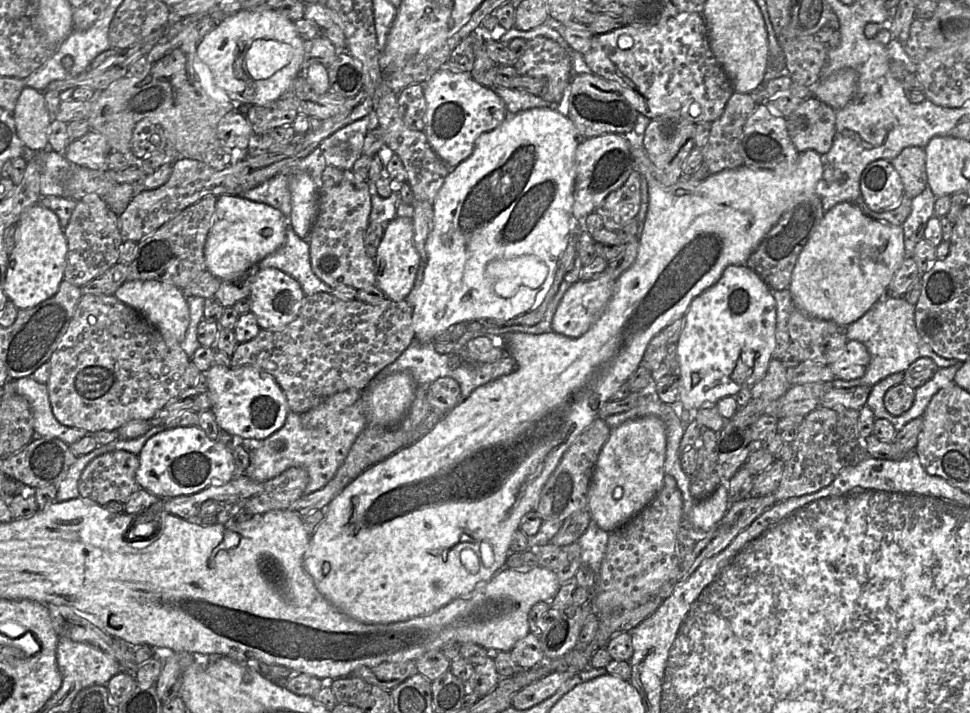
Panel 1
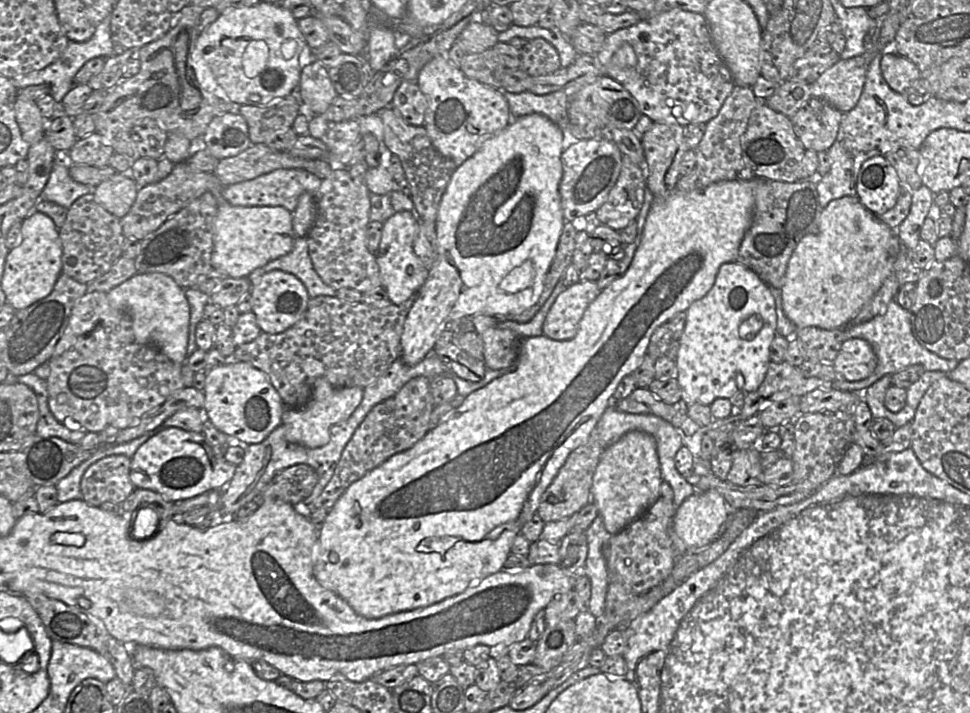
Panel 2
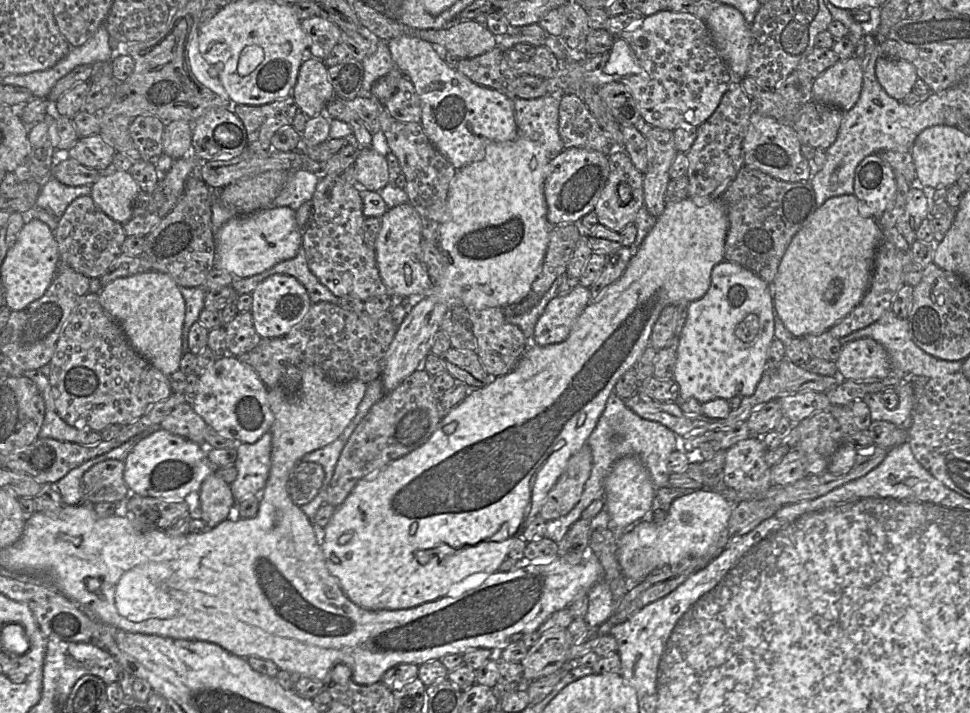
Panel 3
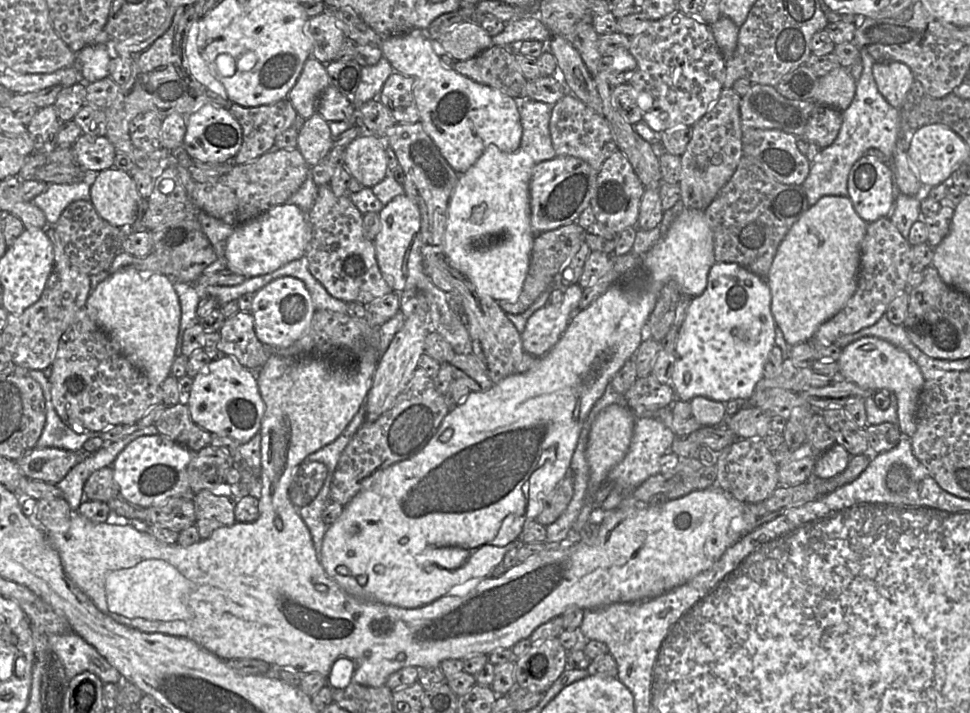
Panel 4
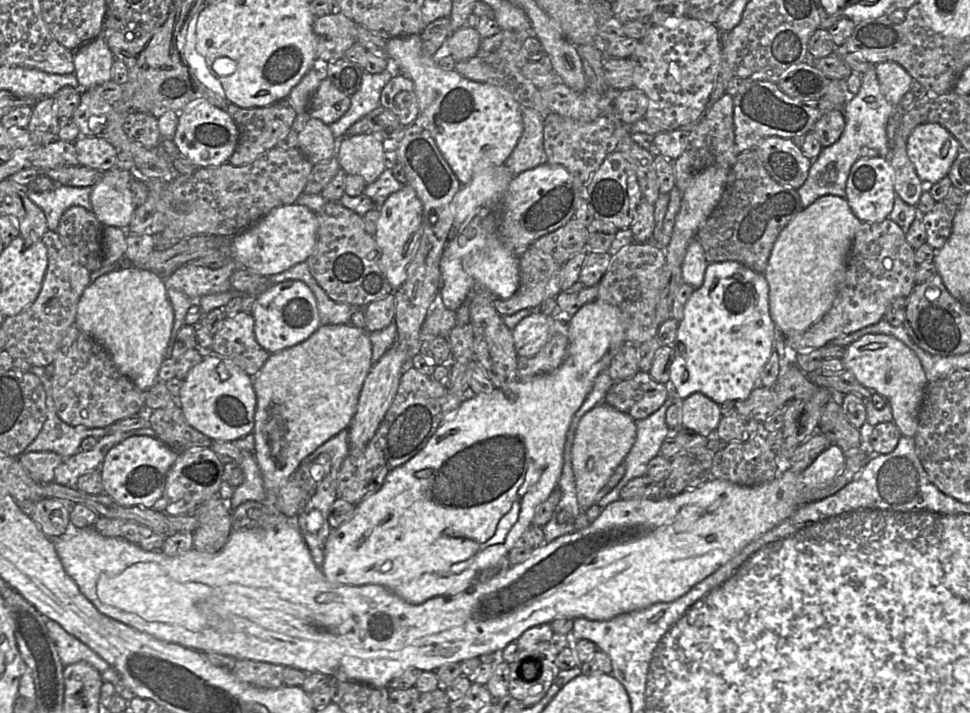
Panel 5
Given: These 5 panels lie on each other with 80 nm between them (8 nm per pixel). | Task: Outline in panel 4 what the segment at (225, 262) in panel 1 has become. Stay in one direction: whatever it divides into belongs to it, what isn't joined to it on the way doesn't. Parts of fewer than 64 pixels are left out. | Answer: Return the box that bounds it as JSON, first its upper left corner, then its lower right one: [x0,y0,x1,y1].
[225,204,311,278]

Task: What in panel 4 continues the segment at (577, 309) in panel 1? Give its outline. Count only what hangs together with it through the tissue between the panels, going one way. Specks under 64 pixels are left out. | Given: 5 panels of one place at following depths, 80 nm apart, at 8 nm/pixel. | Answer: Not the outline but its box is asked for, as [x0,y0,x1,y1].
[521,284,582,357]

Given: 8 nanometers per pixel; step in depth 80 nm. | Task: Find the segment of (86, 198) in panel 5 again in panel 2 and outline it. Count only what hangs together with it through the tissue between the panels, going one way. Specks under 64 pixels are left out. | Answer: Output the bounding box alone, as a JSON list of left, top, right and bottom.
[40,150,94,209]

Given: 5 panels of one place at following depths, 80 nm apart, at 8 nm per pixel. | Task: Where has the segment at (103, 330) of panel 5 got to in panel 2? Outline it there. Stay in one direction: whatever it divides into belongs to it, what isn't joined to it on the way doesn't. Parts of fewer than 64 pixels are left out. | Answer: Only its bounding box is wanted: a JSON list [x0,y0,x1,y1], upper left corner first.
[107,272,190,363]

